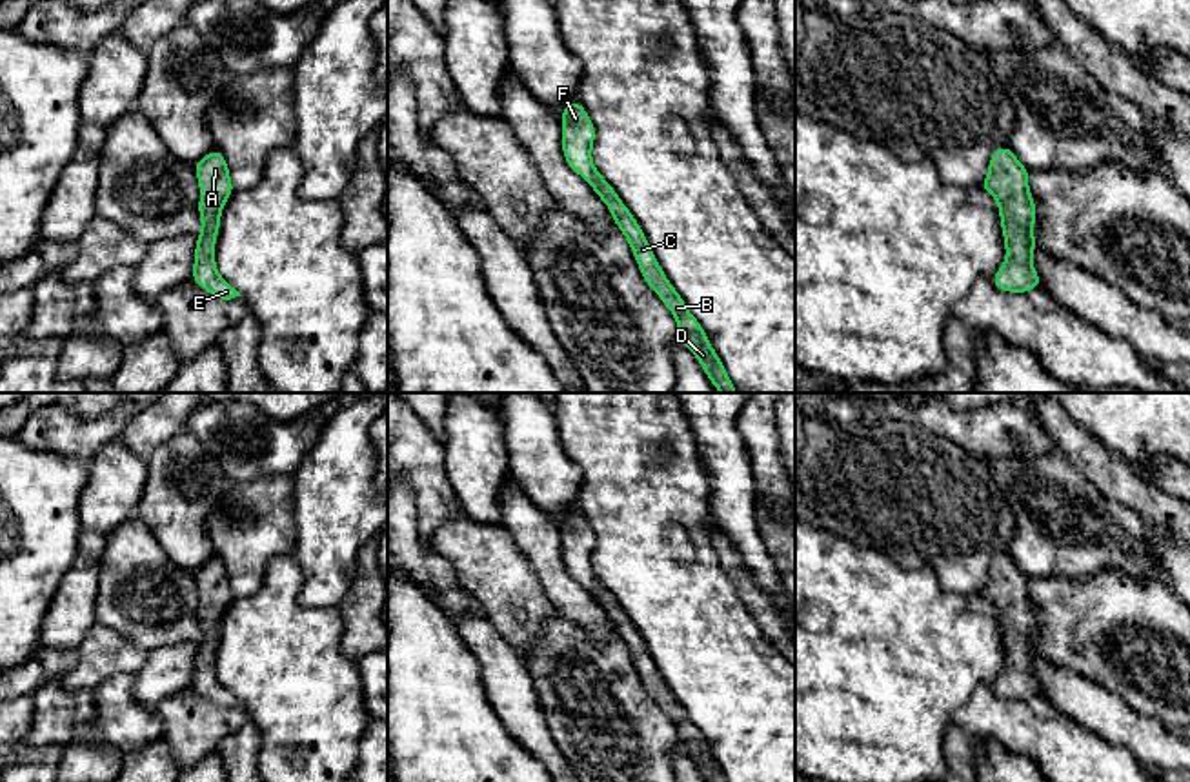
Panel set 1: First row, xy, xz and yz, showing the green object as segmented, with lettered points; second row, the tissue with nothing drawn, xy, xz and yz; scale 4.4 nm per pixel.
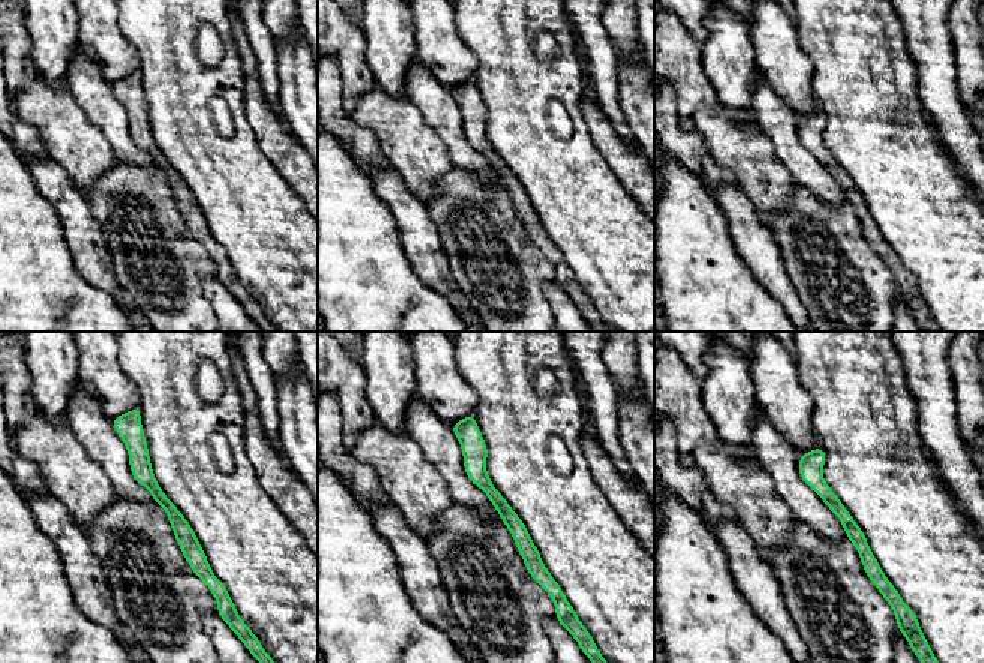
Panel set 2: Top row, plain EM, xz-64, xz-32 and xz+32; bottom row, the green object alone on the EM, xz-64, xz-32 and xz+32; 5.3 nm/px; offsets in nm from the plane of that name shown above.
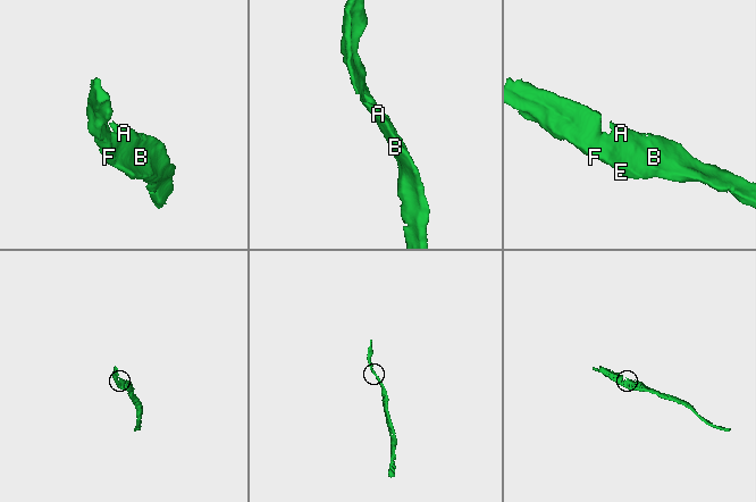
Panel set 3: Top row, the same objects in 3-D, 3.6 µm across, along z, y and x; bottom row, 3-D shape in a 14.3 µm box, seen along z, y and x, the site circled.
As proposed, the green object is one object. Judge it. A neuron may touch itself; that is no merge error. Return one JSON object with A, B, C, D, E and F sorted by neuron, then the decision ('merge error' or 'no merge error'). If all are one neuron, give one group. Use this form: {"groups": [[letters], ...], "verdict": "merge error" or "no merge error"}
{"groups": [["A", "B", "C", "D", "E", "F"]], "verdict": "no merge error"}

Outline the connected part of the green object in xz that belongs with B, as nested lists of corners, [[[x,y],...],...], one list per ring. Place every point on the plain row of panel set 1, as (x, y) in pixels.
[[[575,506],[562,516],[560,531],[562,562],[566,566],[566,571],[579,584],[582,584],[593,595],[597,604],[610,615],[615,633],[630,649],[631,660],[639,671],[639,678],[644,689],[659,702],[659,706],[675,724],[675,729],[679,733],[679,749],[682,749],[695,762],[706,782],[728,782],[702,733],[688,718],[686,709],[661,677],[661,671],[655,666],[646,642],[637,631],[635,624],[622,611],[617,598],[593,573],[591,556],[595,551],[595,535],[579,506]]]

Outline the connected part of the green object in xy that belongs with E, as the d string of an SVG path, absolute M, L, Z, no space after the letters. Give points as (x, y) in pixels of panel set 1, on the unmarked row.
M213 556L202 567L193 571L198 586L200 607L198 622L202 640L197 644L193 691L222 707L240 704L240 700L226 689L215 671L215 649L220 638L220 624L226 607L235 600L226 564L220 556Z

